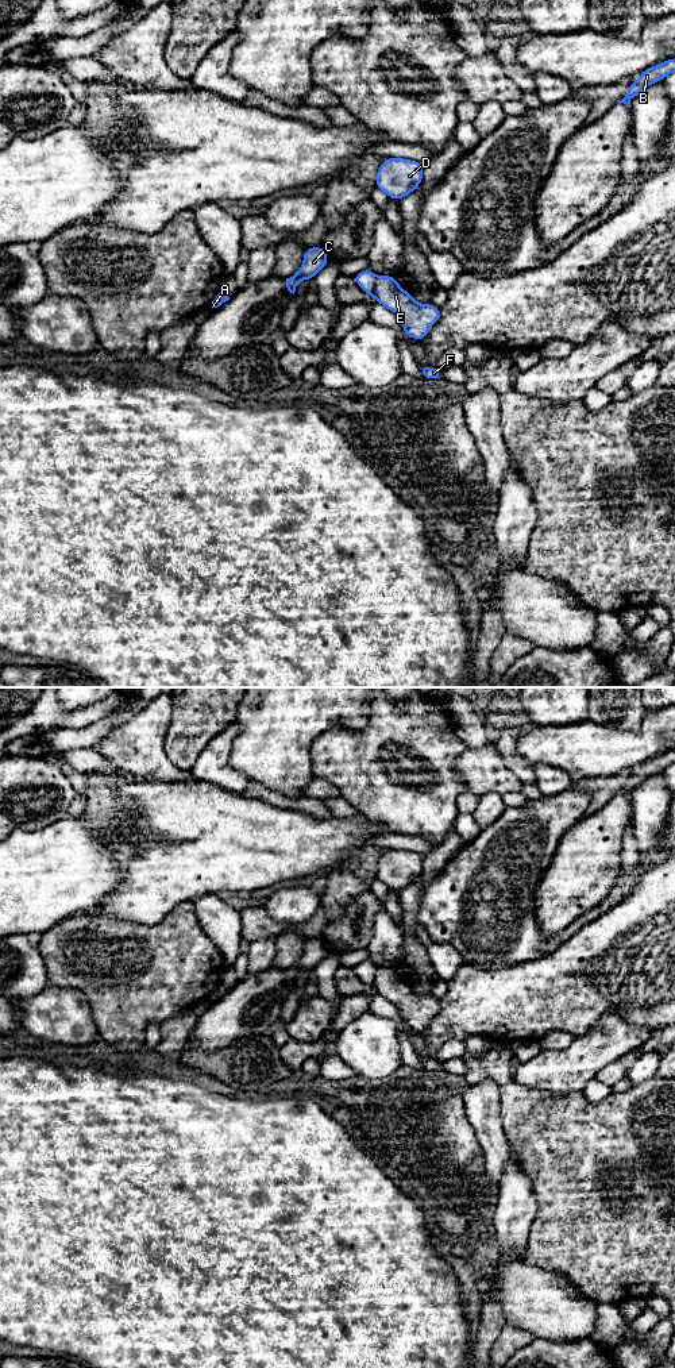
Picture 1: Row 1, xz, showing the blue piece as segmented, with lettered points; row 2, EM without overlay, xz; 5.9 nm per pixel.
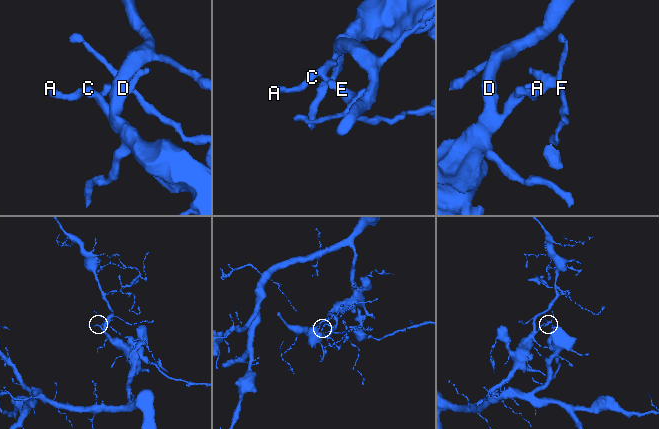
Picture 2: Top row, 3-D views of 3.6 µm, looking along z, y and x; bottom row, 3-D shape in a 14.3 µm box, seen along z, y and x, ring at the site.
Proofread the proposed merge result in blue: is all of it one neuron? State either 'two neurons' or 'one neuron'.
two neurons

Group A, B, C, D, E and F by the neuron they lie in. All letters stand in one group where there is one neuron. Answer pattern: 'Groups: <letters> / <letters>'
Groups: A B C D / E F

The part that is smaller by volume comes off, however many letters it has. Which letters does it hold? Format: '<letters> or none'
E, F

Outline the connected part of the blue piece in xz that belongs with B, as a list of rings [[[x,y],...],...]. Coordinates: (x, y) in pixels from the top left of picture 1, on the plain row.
[[[670,749],[656,758],[645,760],[640,764],[636,774],[629,774],[628,783],[620,794],[629,797],[633,789],[636,789],[649,777],[663,772],[672,763],[675,763],[675,749]]]

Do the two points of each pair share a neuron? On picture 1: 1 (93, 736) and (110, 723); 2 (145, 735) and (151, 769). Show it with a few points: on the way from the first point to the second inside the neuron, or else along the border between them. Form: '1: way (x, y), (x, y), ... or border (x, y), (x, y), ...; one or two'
1: way (97, 732), (105, 724); one
2: way (145, 743), (145, 755), (150, 760); one

